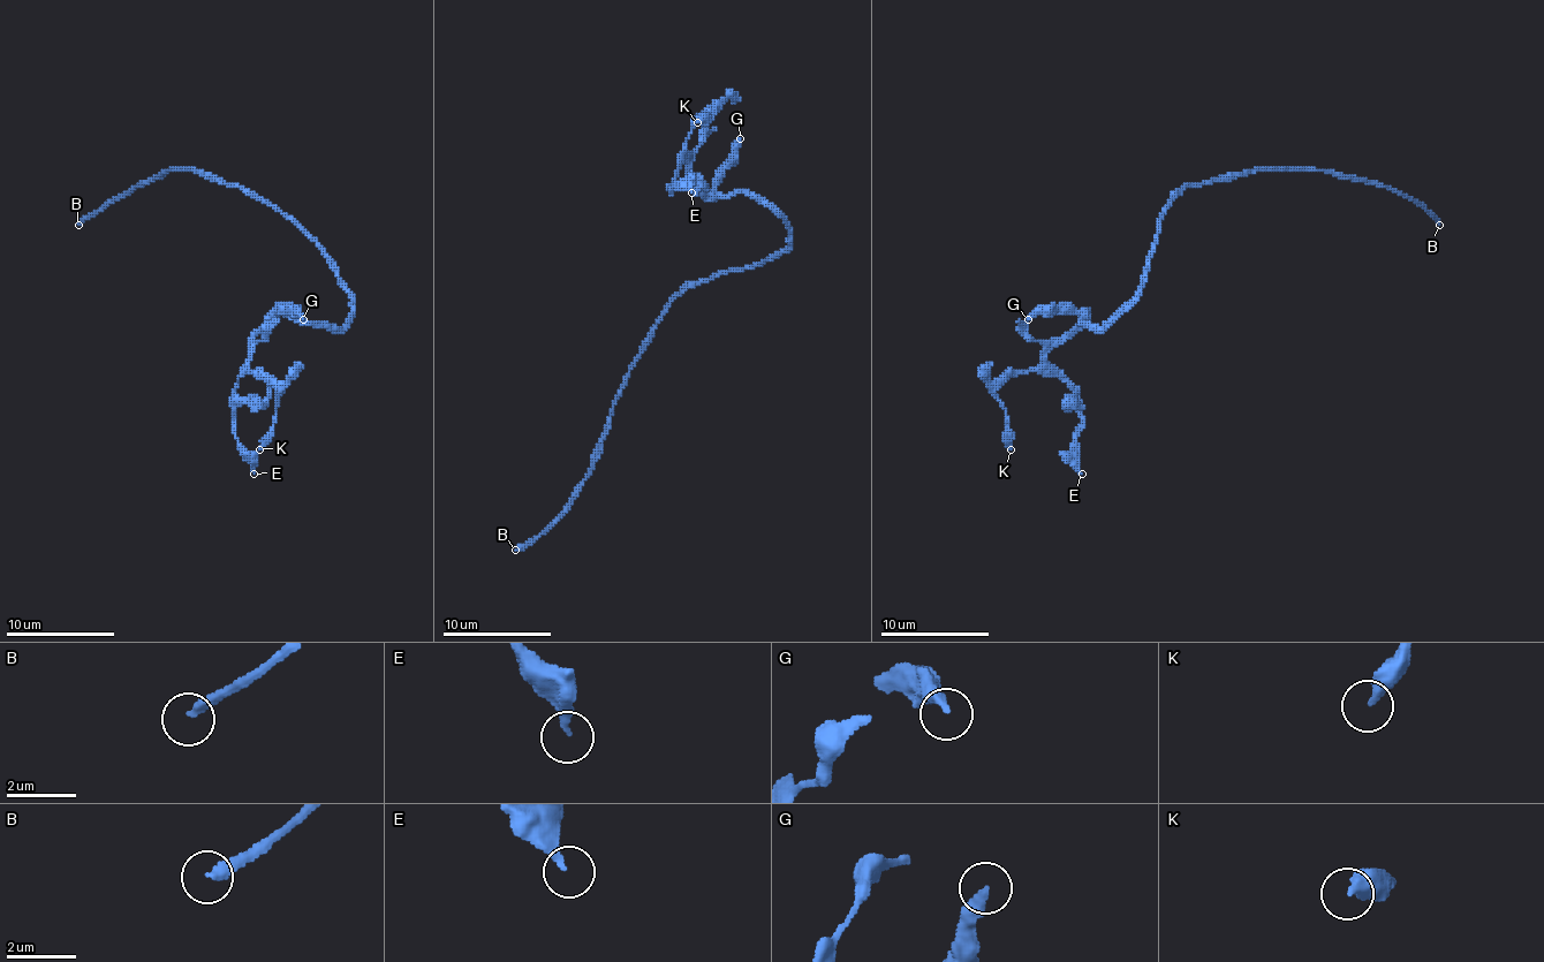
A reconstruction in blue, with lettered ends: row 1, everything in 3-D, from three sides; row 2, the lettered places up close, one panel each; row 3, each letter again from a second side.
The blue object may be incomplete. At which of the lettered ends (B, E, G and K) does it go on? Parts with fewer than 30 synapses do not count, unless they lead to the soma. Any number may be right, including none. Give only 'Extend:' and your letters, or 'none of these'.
Extend: B

